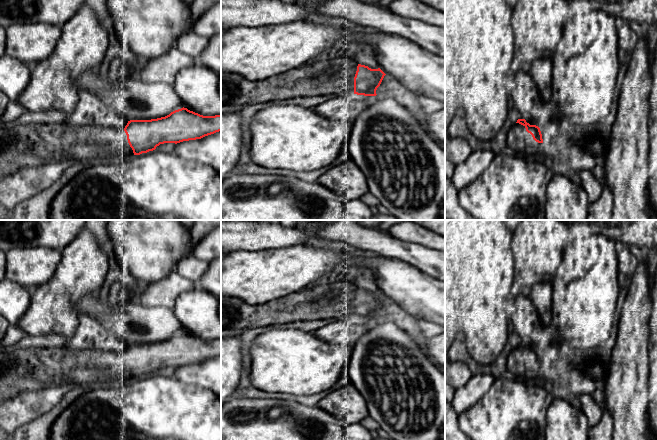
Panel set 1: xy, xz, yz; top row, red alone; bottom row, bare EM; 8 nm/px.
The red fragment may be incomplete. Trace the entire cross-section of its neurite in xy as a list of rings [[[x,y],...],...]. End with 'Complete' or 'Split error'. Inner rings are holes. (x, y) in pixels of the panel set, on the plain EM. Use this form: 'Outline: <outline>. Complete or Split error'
Outline: [[[187,332],[151,344],[130,344],[124,353],[96,349],[26,348],[0,350],[0,403],[27,390],[65,385],[117,385],[153,375],[164,367],[201,363],[221,355],[221,339],[203,340]]]. Split error

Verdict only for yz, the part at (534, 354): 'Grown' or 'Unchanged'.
Grown

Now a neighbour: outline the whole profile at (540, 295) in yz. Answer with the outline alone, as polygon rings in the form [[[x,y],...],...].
[[[538,277],[527,296],[536,309],[542,327],[553,324],[552,319],[552,285],[550,282],[539,282]]]

